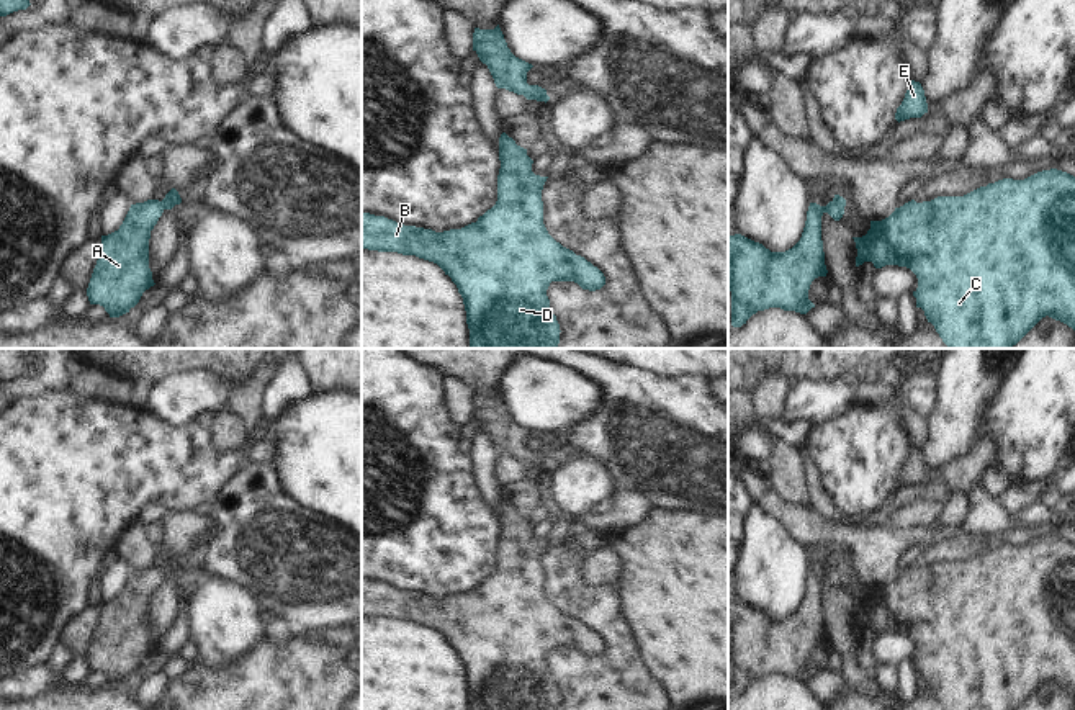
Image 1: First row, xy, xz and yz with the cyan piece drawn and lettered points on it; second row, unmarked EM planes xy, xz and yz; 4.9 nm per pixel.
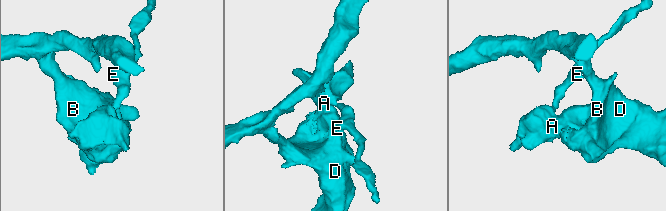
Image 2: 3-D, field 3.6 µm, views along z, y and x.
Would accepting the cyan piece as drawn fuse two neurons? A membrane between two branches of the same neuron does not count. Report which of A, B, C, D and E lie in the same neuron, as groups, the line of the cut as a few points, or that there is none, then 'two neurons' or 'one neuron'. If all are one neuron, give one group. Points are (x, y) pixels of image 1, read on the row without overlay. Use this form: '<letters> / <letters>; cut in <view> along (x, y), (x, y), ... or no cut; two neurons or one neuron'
A B C D E; no cut; one neuron

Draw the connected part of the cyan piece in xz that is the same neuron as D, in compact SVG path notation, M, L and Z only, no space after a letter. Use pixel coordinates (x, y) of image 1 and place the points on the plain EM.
M506 499L499 504L501 535L497 541L497 568L476 589L461 595L435 599L432 595L404 592L385 582L362 579L362 615L416 622L437 630L457 651L466 677L470 710L560 710L560 690L550 676L546 656L551 648L574 648L582 656L596 658L605 651L604 640L556 609L543 591L542 556L548 543L532 538L533 527L527 515L515 510Z

